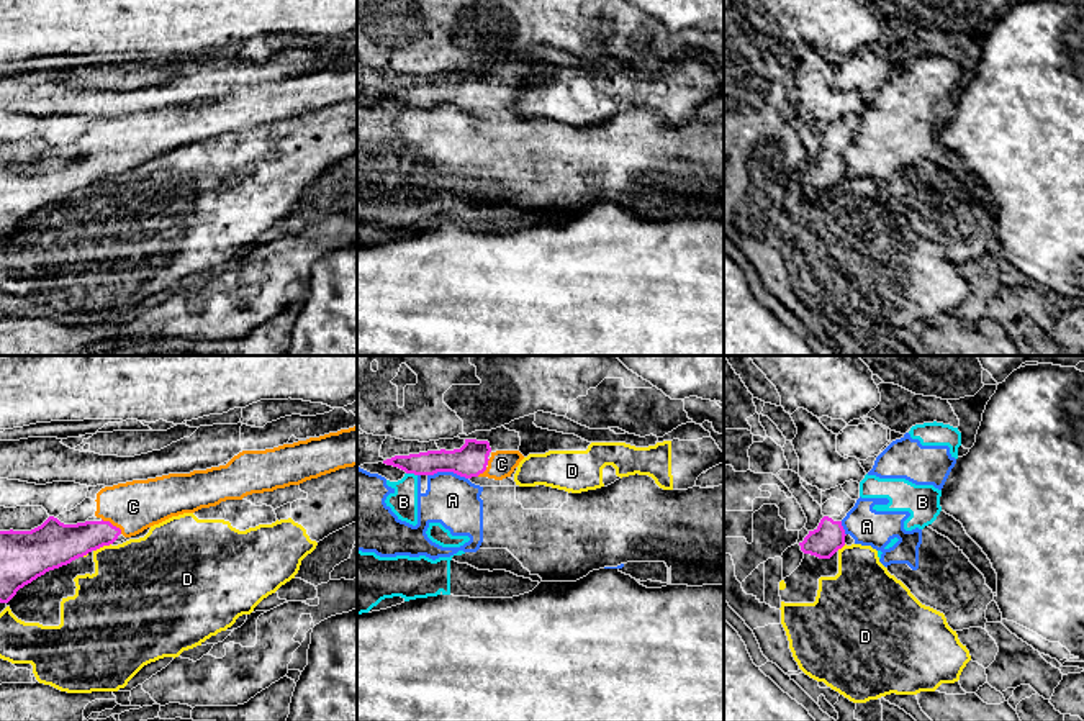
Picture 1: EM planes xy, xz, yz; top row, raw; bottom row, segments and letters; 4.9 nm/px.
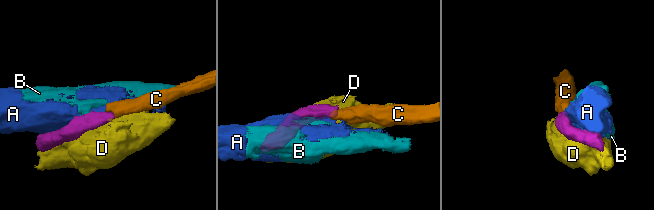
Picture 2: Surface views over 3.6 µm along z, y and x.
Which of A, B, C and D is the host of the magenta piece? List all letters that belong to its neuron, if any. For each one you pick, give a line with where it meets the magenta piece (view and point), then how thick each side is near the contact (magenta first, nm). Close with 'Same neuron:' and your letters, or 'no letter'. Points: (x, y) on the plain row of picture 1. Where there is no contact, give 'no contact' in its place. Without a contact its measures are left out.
C: xy (112, 158) | 190/260 nm
Same neuron: C

